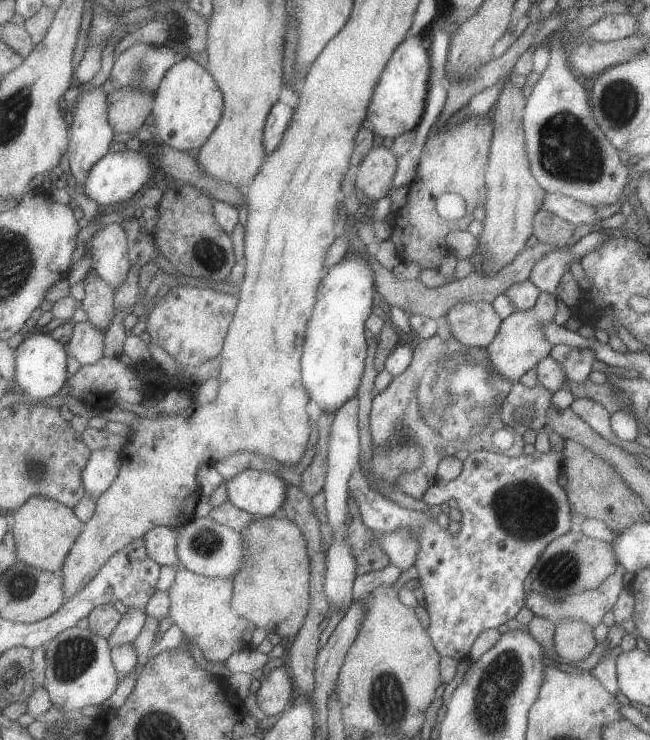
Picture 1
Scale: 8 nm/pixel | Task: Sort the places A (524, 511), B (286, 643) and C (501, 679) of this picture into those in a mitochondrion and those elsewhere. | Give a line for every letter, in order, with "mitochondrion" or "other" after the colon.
A: mitochondrion
B: other
C: mitochondrion

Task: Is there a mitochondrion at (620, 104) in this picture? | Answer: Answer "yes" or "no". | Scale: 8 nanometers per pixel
yes

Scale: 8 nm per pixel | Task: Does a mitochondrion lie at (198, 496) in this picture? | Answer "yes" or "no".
no

